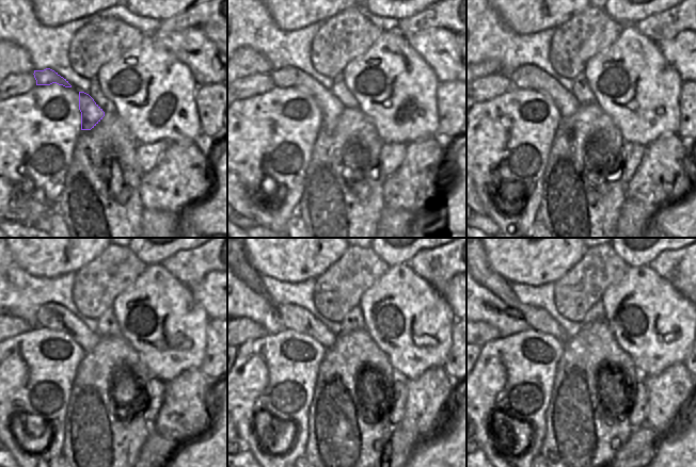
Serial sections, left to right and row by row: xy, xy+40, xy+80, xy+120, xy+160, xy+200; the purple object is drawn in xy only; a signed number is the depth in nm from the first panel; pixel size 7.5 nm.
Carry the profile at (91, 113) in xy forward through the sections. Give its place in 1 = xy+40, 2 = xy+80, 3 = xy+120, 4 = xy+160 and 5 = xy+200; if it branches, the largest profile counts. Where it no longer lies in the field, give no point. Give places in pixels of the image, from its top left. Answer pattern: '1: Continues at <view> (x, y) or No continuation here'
1: Continues at xy+40 (330, 108)
2: Continues at xy+80 (527, 77)
3: Continues at xy+120 (51, 316)
4: Continues at xy+160 (294, 318)
5: Continues at xy+200 (537, 319).

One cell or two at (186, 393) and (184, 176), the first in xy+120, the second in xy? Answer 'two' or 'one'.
one

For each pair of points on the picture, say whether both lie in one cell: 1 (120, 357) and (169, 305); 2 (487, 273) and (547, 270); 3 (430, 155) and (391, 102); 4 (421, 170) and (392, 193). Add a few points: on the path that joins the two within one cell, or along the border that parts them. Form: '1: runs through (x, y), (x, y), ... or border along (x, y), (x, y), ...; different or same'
1: border along (120, 334), (140, 355), (145, 365); different
2: border along (485, 251), (487, 262), (509, 284); different
3: border along (437, 133), (421, 140), (413, 140), (406, 145); different
4: runs through (413, 177), (399, 191); same

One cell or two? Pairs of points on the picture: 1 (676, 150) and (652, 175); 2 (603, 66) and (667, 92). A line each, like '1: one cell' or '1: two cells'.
1: one cell
2: one cell

